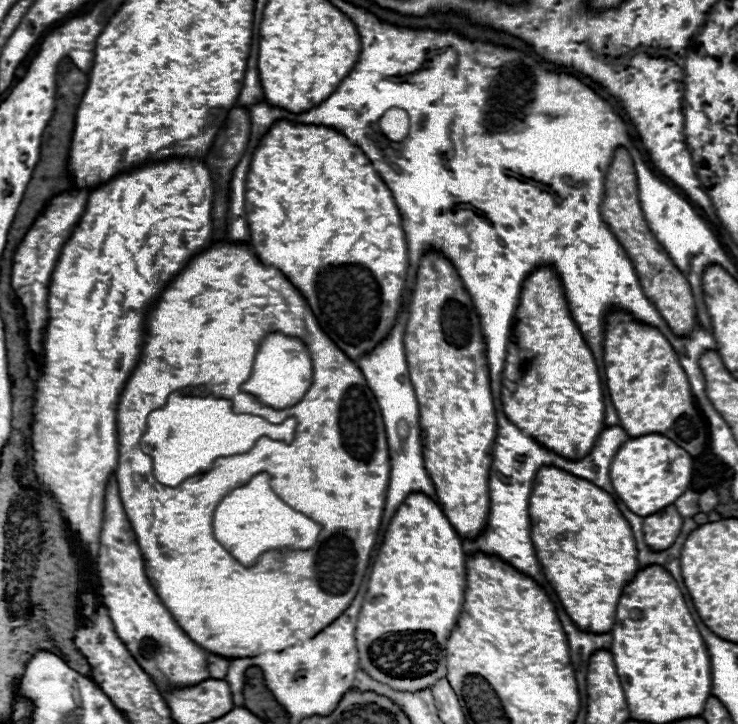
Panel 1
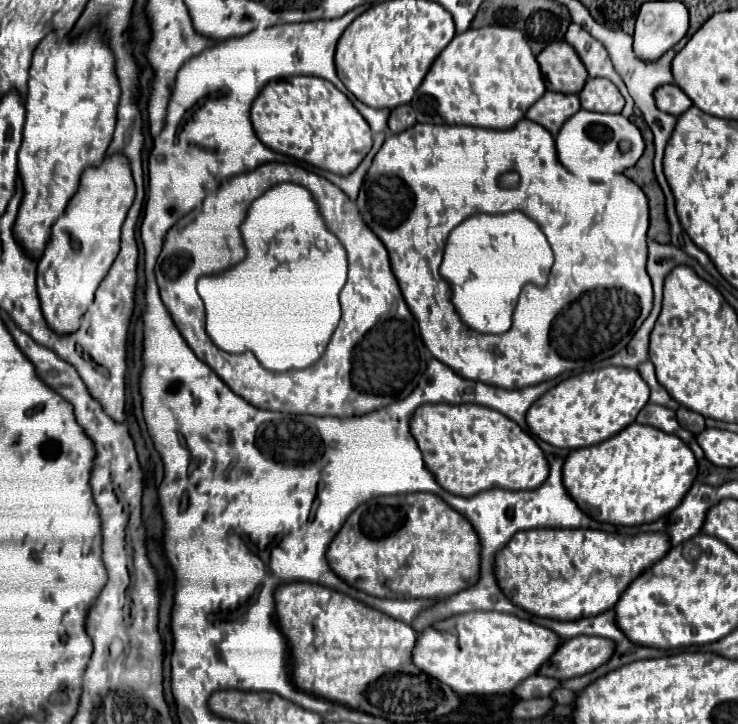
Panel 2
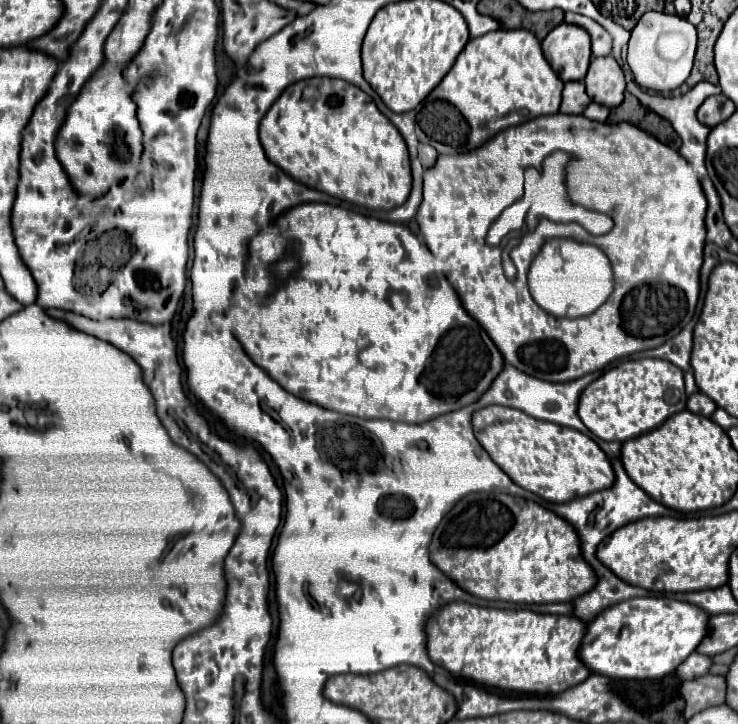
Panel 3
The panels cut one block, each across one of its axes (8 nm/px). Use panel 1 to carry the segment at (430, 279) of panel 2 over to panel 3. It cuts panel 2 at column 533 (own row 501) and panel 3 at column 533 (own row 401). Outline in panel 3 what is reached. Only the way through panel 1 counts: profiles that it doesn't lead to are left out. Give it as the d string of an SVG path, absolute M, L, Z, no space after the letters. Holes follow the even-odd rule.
M558 112L552 116L538 116L520 126L506 128L484 146L480 146L476 152L460 156L438 156L436 164L424 172L424 200L416 214L416 222L420 224L420 230L424 226L424 240L430 252L444 264L444 274L448 282L456 288L464 308L492 336L506 364L512 364L518 370L540 380L570 382L584 374L598 372L618 358L664 344L664 340L676 336L692 320L700 296L700 268L706 242L706 208L708 200L704 196L696 170L688 166L674 148L662 144L652 134L646 134L646 130L640 130L638 126L632 126L628 122L600 124L588 120L586 116L568 116ZM556 150L562 150L572 158L566 164L570 202L602 214L610 214L614 220L614 228L604 236L592 236L590 232L584 232L584 228L580 228L578 224L538 224L534 232L522 232L518 238L518 246L512 248L510 258L518 274L516 280L508 280L502 268L504 244L486 244L486 234L492 222L500 216L500 212L506 206L514 204L518 196L522 196L524 168L540 166L542 160ZM562 236L570 236L602 248L610 258L616 276L616 288L608 298L608 304L600 306L600 310L596 310L594 314L576 320L554 318L546 314L532 300L526 284L526 272L540 246L548 238Z

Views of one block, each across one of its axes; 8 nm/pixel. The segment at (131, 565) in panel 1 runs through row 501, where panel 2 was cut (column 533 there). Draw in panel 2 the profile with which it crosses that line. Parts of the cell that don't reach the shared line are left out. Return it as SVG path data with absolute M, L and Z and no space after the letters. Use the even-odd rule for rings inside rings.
M546 92L536 104L532 104L532 108L526 112L526 118L542 124L552 136L556 136L562 124L576 110L580 110L580 100L576 94Z

